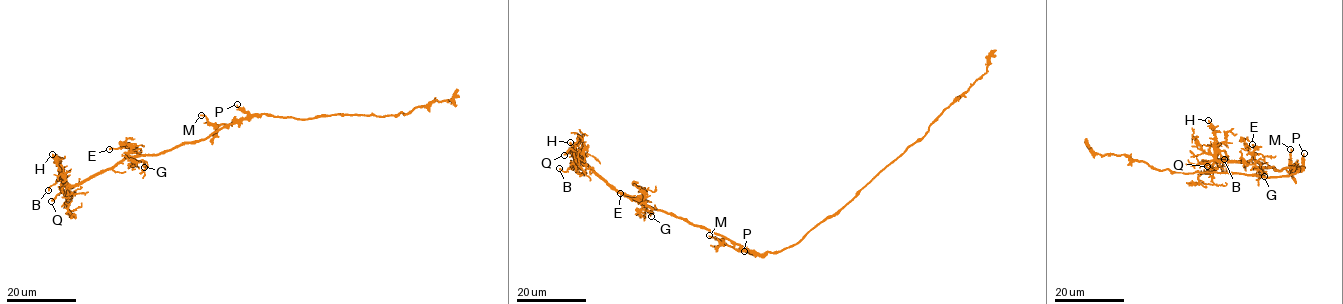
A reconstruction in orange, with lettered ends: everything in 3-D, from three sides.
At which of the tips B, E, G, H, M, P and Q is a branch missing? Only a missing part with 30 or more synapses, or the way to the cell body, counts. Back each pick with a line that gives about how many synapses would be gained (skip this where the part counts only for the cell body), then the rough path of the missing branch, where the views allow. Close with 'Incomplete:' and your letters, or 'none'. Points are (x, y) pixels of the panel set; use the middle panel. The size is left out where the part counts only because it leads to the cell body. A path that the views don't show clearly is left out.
Incomplete: Q

